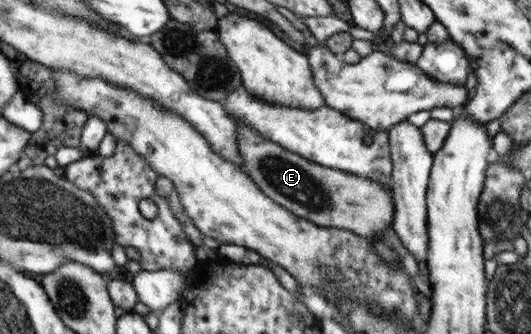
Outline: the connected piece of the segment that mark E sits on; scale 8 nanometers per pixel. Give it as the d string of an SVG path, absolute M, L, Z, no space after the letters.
M234 121L245 172L268 198L292 214L316 226L348 230L371 241L376 240L378 232L392 226L395 206L390 185L383 186L366 176L319 165L264 138L254 127Z

